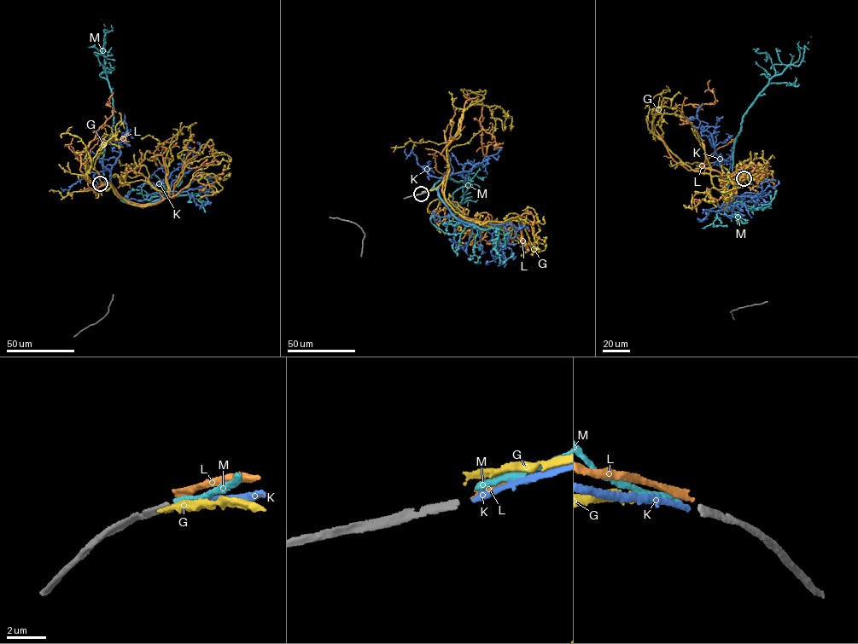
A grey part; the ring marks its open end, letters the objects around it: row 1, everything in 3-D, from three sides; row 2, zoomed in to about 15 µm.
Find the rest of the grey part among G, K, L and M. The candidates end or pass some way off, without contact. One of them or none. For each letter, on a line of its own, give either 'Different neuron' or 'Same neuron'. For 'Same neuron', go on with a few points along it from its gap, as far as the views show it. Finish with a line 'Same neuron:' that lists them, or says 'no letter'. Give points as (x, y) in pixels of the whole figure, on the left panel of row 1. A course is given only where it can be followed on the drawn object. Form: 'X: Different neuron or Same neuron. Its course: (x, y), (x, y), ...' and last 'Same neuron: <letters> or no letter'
G: Different neuron
K: Same neuron. Its course: (100, 183), (110, 182), (119, 198), (133, 205), (157, 201), (189, 171), (196, 143)
L: Different neuron
M: Different neuron
Same neuron: K

